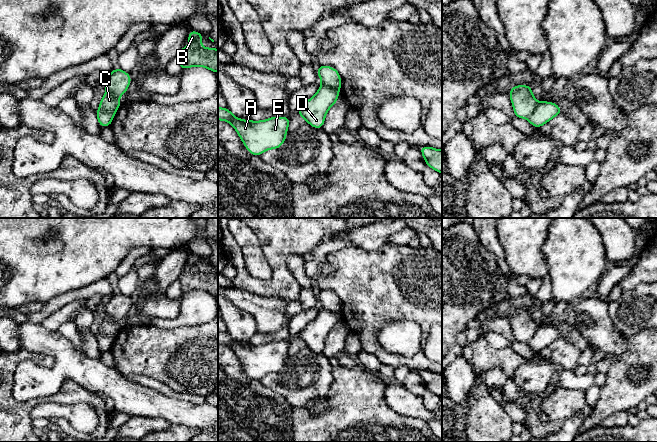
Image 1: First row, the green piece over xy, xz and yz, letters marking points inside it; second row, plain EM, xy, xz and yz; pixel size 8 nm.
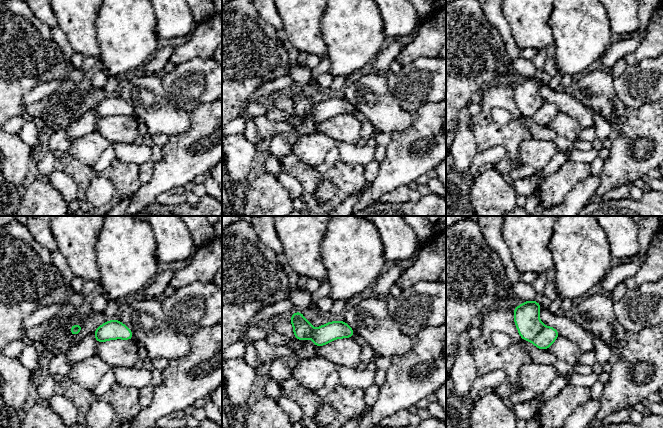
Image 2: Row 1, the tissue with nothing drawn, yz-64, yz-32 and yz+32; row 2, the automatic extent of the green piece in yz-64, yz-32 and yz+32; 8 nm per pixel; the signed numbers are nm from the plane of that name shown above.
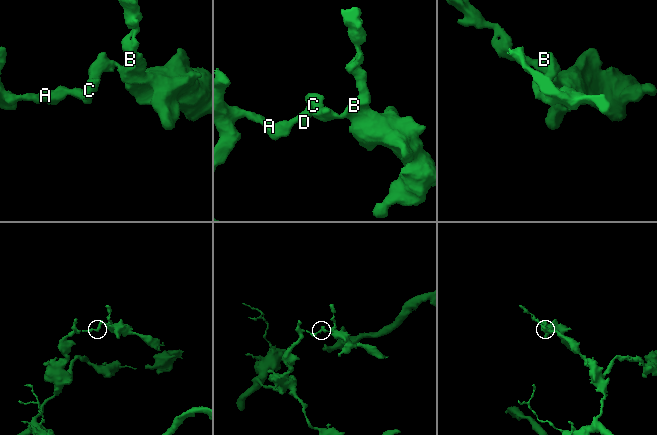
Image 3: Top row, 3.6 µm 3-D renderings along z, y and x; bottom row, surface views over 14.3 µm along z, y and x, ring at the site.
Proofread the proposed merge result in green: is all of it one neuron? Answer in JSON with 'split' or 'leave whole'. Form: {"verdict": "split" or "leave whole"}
{"verdict": "split"}

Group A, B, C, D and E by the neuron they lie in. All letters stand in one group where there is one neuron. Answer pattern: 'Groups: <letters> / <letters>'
Groups: A D E / B C

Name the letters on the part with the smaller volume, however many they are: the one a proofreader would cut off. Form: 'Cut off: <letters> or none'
Cut off: B, C

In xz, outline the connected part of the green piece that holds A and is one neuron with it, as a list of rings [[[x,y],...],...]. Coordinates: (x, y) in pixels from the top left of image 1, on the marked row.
[[[218,107],[218,120],[230,123],[240,136],[247,151],[260,156],[268,149],[277,149],[286,140],[290,120],[287,116],[263,121],[248,121],[235,117],[228,108]]]

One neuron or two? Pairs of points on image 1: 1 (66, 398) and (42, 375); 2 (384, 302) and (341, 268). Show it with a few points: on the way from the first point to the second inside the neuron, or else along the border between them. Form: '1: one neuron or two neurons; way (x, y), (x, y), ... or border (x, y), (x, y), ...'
1: two neurons; border (82, 386), (66, 379), (61, 387), (49, 397)
2: one neuron; way (373, 291), (352, 270)

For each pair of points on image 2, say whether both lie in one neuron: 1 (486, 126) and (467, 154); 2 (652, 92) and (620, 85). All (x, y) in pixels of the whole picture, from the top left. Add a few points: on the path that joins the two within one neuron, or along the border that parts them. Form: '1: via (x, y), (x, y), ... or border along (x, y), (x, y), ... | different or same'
1: border along (473, 131), (479, 151) | different
2: via (644, 86), (628, 86) | same

